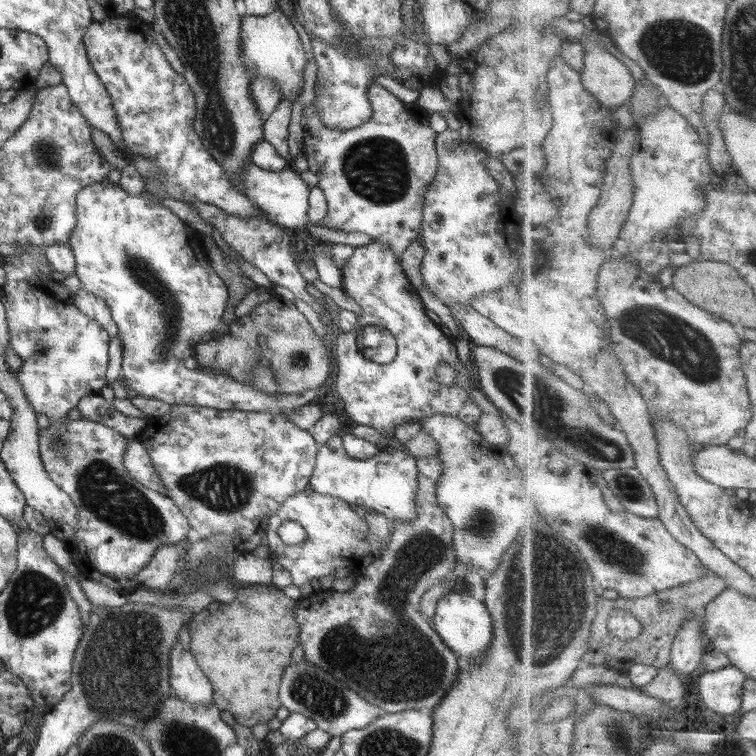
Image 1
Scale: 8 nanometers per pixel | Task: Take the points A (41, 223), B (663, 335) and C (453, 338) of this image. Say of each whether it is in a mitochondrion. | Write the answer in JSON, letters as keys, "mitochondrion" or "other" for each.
{"A":"other","B":"mitochondrion","C":"other"}

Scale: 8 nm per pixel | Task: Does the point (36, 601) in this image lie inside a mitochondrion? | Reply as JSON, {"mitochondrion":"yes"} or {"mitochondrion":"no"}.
{"mitochondrion":"yes"}

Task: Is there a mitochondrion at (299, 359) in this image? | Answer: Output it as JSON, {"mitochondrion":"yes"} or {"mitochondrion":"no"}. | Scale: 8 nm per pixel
{"mitochondrion":"yes"}

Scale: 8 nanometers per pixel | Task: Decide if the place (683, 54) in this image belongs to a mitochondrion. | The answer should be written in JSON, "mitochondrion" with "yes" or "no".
{"mitochondrion":"yes"}

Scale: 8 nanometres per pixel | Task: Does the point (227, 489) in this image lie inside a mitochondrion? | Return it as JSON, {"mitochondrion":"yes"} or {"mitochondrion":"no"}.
{"mitochondrion":"yes"}

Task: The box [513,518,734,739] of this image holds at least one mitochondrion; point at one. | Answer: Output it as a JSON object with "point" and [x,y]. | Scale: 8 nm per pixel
{"point":[614,550]}

